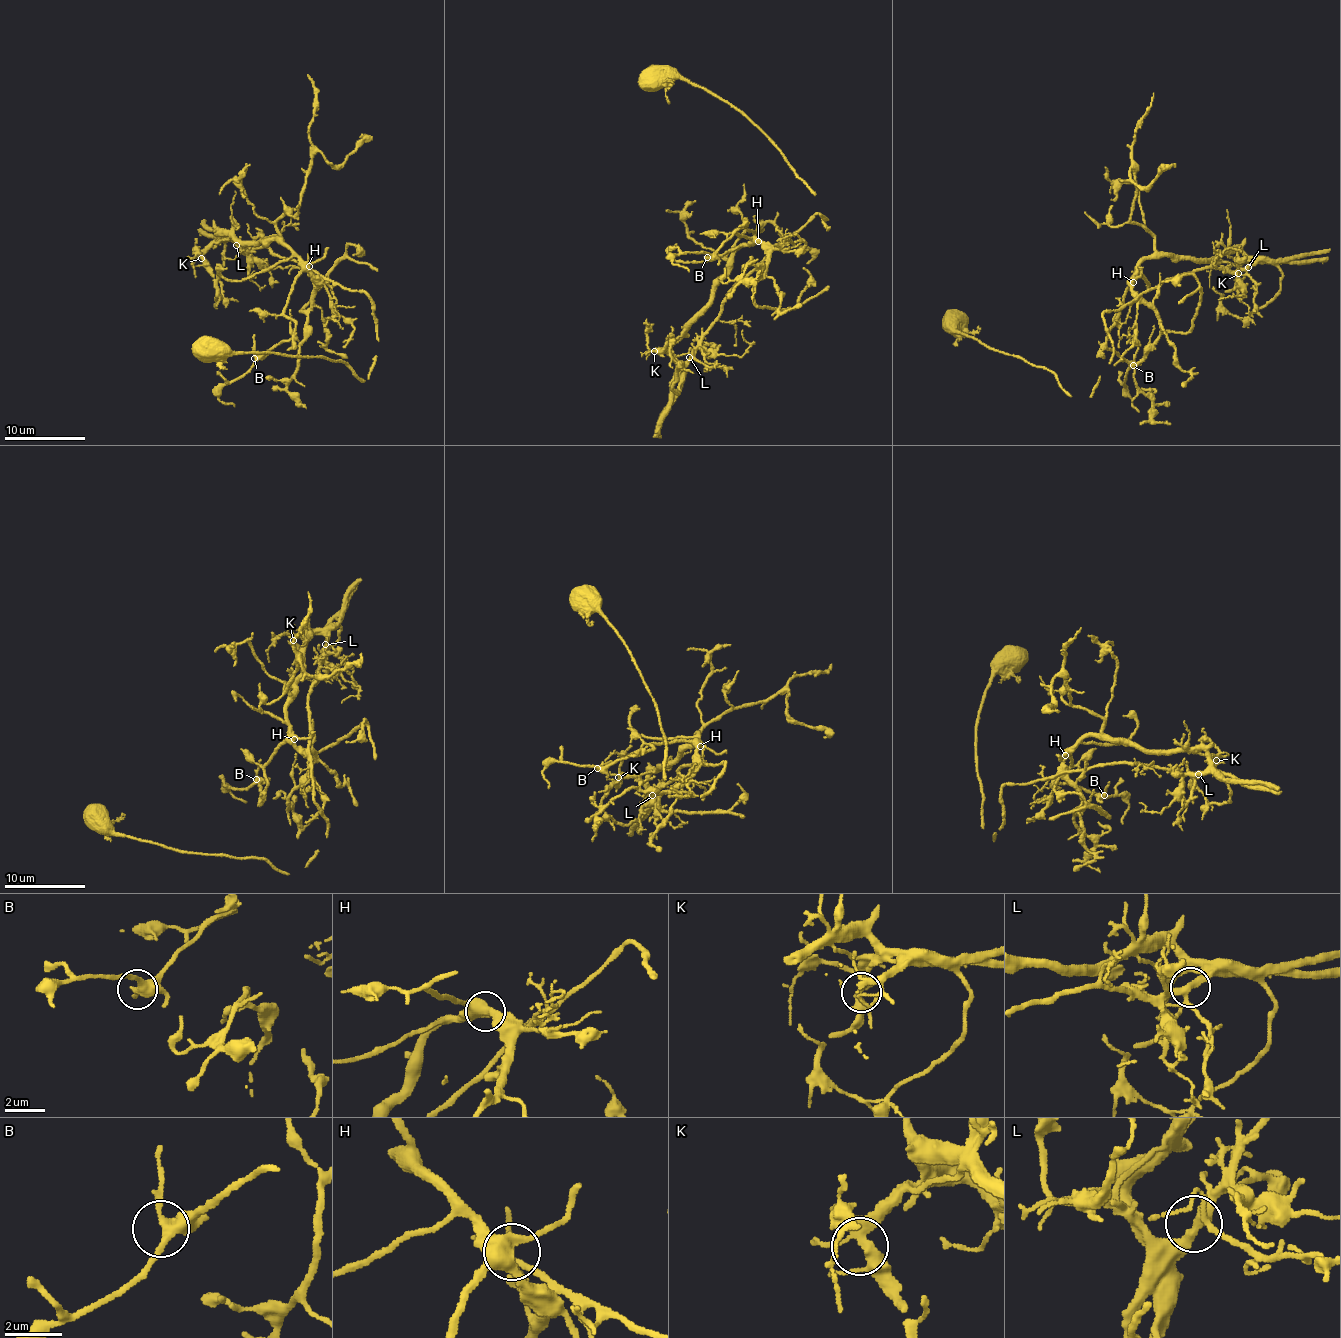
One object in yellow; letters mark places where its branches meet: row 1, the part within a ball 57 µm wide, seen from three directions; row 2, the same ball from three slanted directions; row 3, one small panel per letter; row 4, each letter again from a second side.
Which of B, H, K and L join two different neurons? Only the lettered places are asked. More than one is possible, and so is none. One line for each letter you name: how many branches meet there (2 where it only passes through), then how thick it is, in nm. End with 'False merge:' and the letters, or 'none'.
L: 4 branches meet; 280 nm thick
False merge: L

